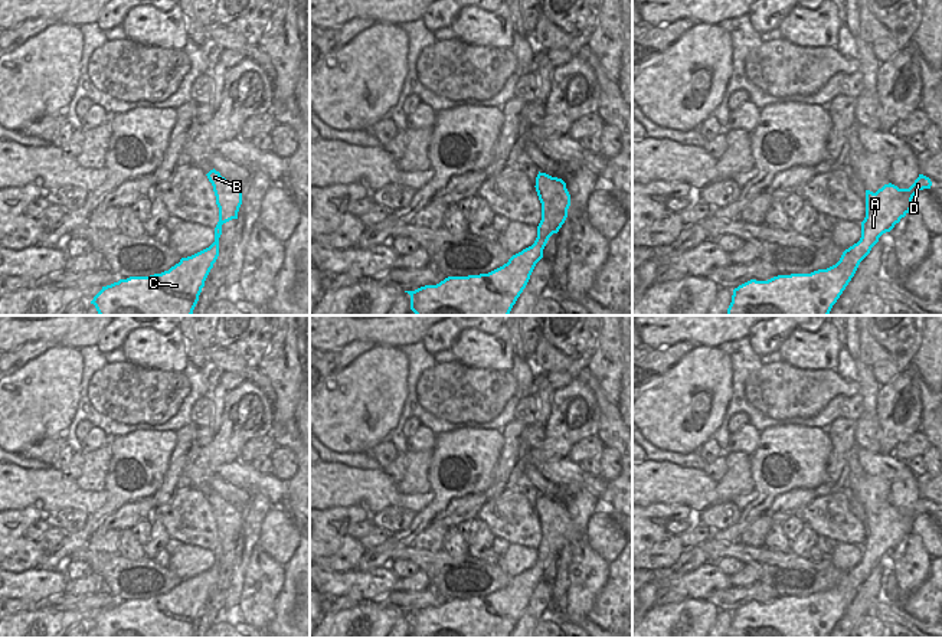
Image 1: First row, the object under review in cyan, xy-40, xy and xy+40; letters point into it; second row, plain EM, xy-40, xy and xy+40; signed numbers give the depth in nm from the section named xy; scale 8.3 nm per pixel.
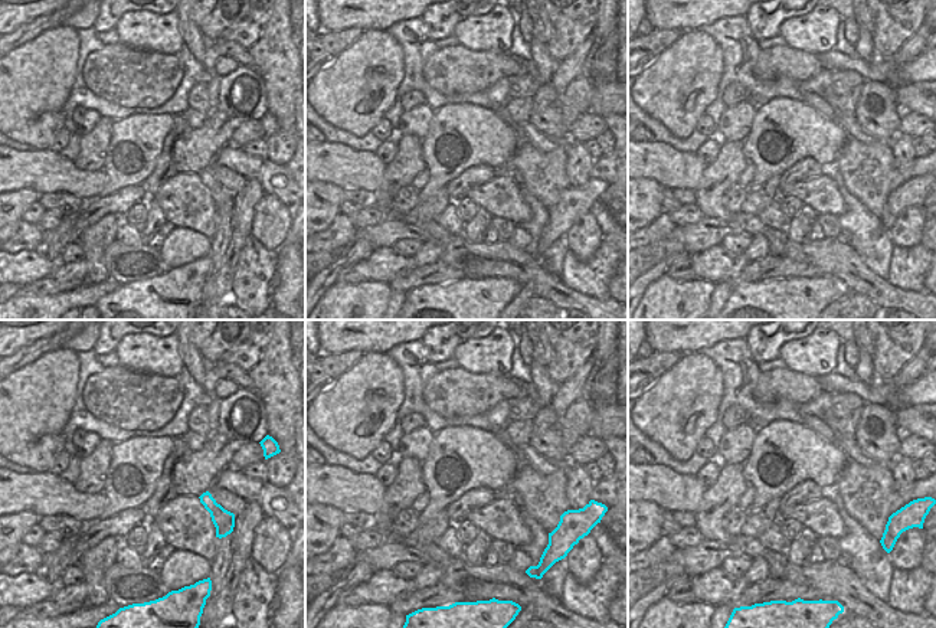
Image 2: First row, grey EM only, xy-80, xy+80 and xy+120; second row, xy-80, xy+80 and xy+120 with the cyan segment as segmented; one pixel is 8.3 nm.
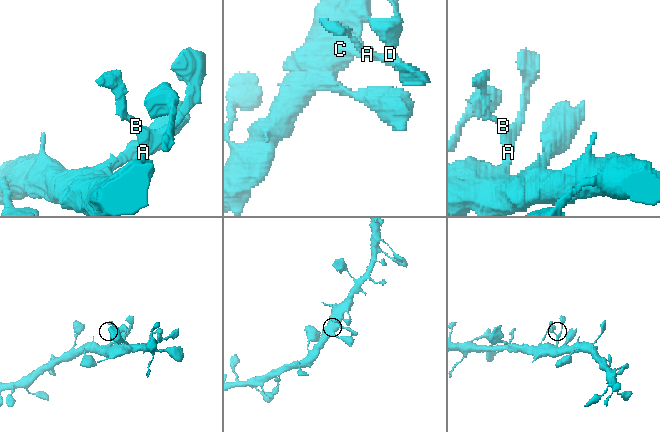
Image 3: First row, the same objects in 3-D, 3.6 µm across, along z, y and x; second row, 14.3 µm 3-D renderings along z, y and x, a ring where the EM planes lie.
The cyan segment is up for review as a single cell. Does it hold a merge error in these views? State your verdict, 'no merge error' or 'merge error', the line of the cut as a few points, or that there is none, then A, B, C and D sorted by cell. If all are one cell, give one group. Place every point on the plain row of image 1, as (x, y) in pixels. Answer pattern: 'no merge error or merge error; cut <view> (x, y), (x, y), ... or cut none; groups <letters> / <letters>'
no merge error; cut none; groups A B C D

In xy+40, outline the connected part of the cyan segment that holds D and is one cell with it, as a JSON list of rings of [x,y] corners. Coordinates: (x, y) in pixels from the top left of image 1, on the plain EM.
[[[919,497],[909,511],[889,506],[876,516],[866,513],[861,560],[835,588],[811,596],[750,602],[733,612],[727,638],[828,638],[879,560],[910,534],[913,518],[930,508],[930,501]]]

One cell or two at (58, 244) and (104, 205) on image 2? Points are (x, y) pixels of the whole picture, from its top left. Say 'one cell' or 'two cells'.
one cell

